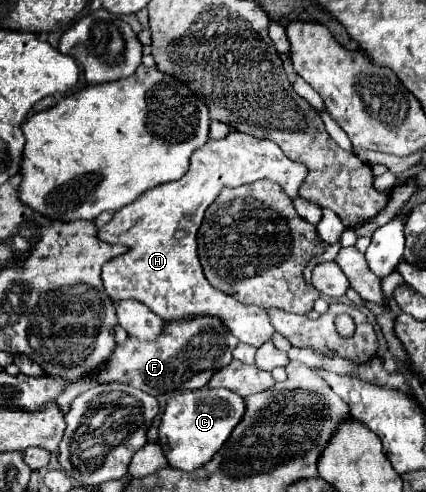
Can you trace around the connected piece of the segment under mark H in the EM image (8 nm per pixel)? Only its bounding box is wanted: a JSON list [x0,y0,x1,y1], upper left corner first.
[99,130,305,346]

